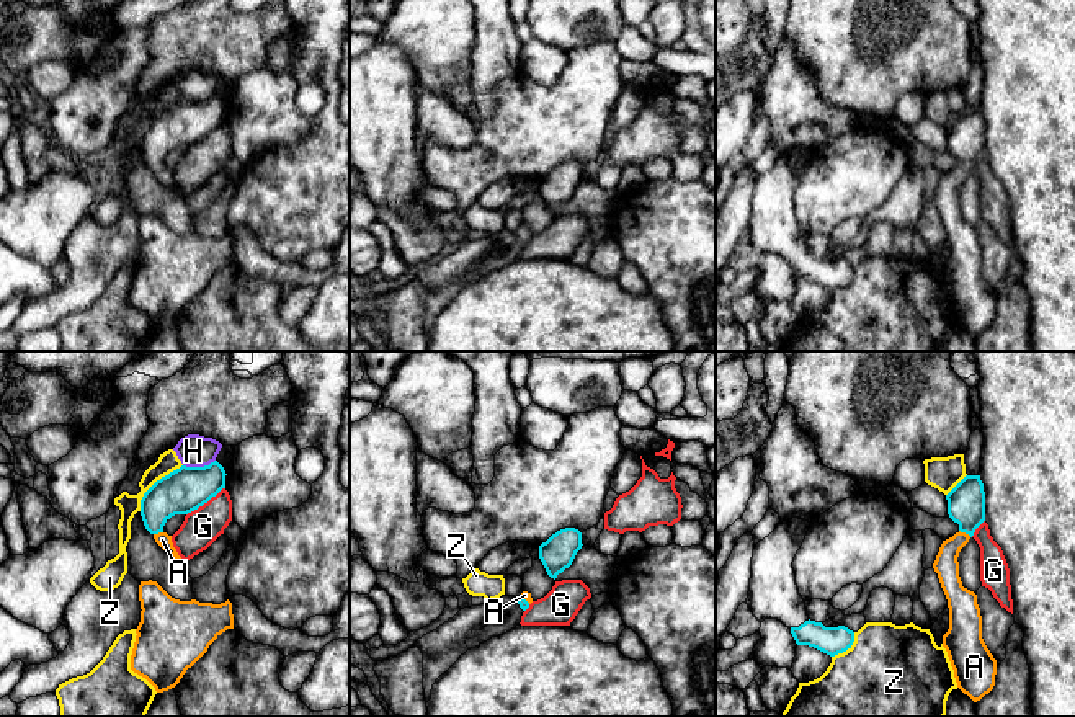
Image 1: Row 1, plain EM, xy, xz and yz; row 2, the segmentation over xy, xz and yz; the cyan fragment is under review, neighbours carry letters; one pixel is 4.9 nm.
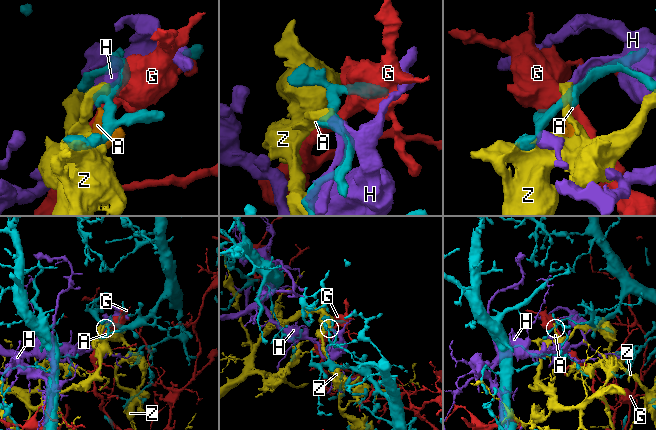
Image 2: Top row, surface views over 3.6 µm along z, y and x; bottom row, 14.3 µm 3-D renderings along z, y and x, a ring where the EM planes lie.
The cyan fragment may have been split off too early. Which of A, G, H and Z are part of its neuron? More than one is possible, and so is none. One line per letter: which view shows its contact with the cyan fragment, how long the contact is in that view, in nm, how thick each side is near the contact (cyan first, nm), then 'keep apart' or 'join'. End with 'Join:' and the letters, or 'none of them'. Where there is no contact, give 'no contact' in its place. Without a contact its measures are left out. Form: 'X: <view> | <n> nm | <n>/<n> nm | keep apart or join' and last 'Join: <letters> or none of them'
A: yz | 70 nm | 190/120 nm | join
G: xy | 240 nm | 220/180 nm | keep apart
H: xy | 160 nm | 220/160 nm | keep apart
Z: xy | 320 nm | 220/100 nm | keep apart
Join: A

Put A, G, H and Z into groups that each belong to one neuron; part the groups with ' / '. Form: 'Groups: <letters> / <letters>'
Groups: A / G / H / Z

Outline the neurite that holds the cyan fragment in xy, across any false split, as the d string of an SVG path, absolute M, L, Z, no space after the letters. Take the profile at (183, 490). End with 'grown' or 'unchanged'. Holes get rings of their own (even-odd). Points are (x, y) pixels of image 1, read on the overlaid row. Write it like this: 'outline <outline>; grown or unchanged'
outline M217 461L204 467L181 465L144 493L141 500L144 526L168 555L181 562L172 536L163 531L165 523L175 514L188 514L207 503L225 488L225 475Z; grown

